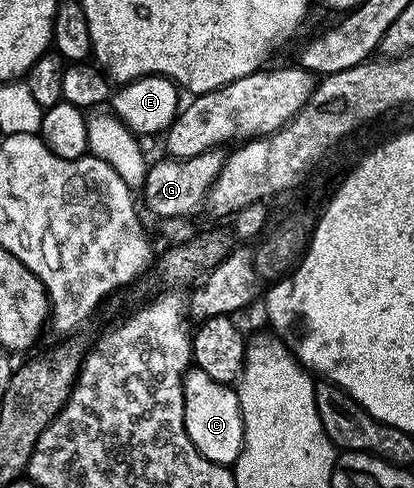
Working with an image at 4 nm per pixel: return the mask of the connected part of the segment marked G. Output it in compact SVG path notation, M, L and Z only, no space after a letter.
M218 148L199 152L199 156L190 158L162 157L162 162L153 162L145 177L143 195L149 210L164 220L185 220L197 209L206 205L209 189L215 184L226 160L226 151Z

